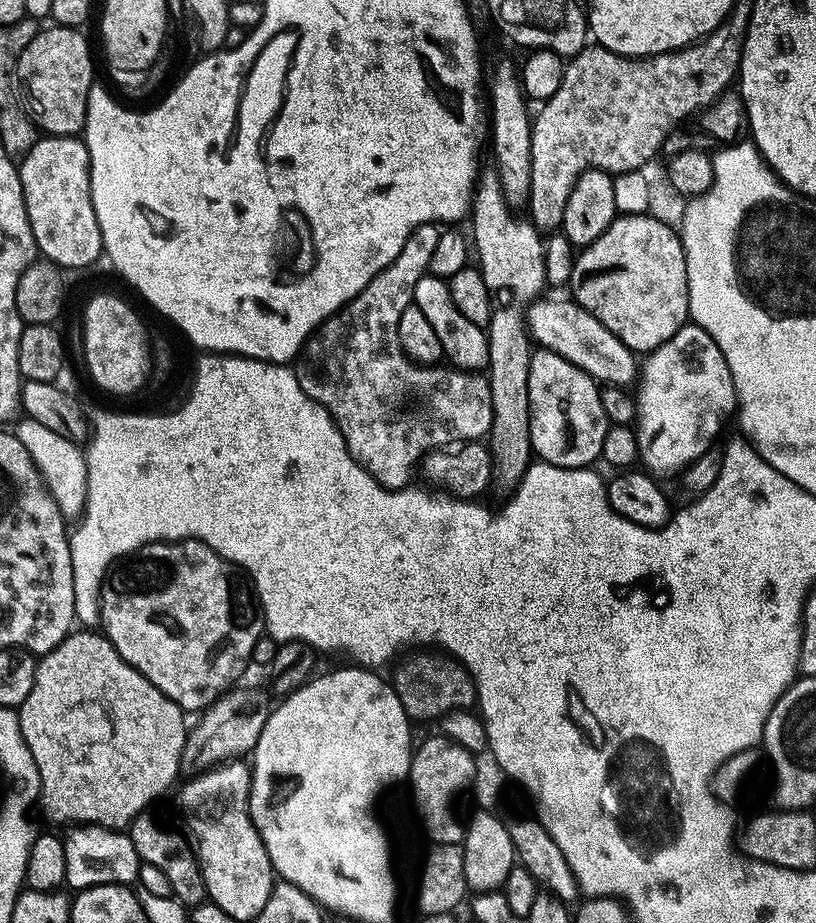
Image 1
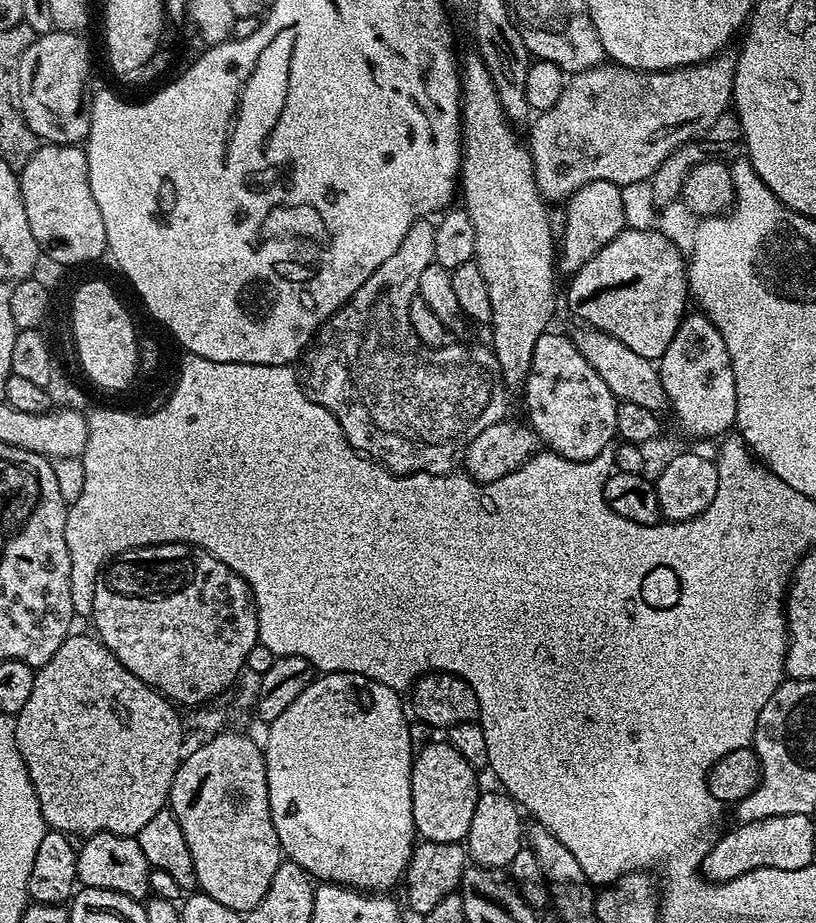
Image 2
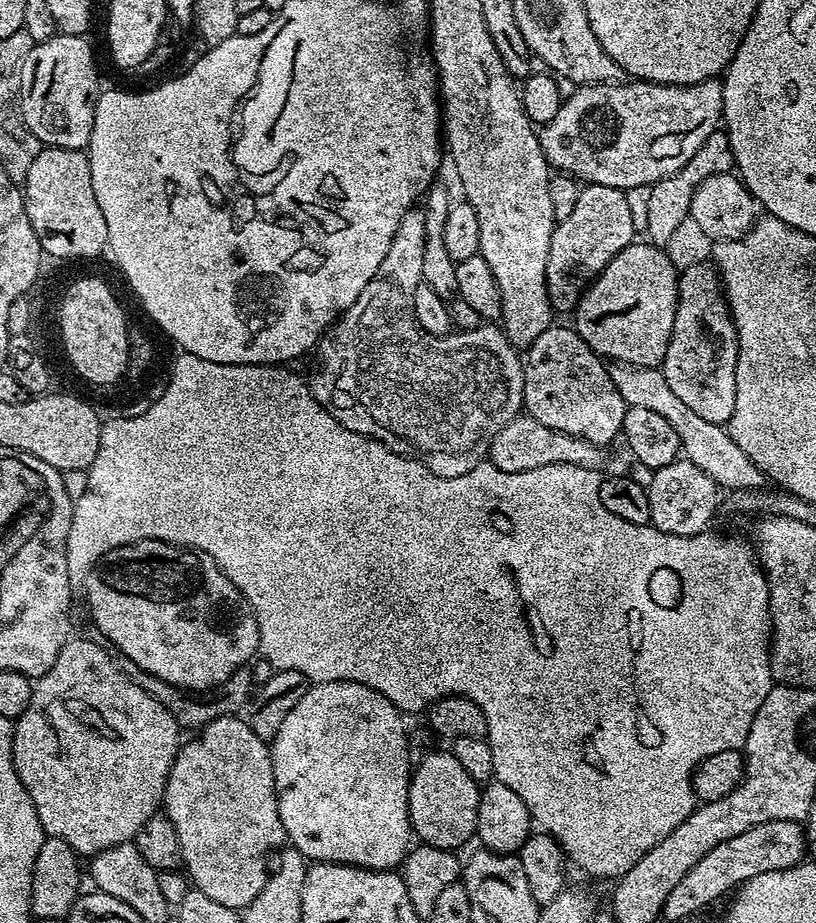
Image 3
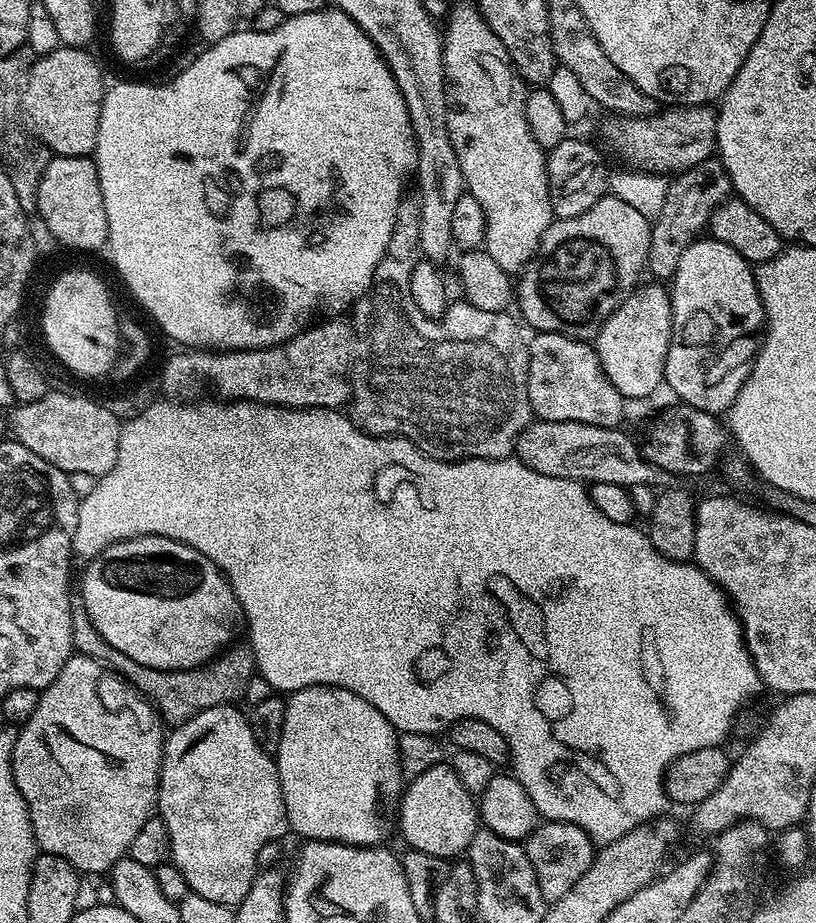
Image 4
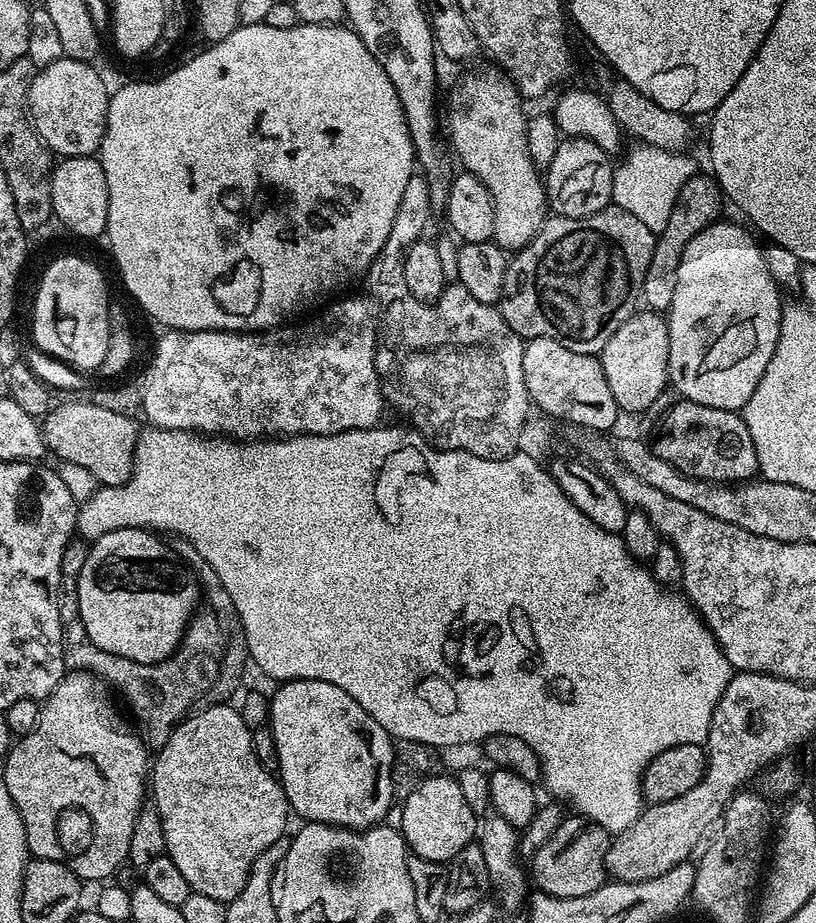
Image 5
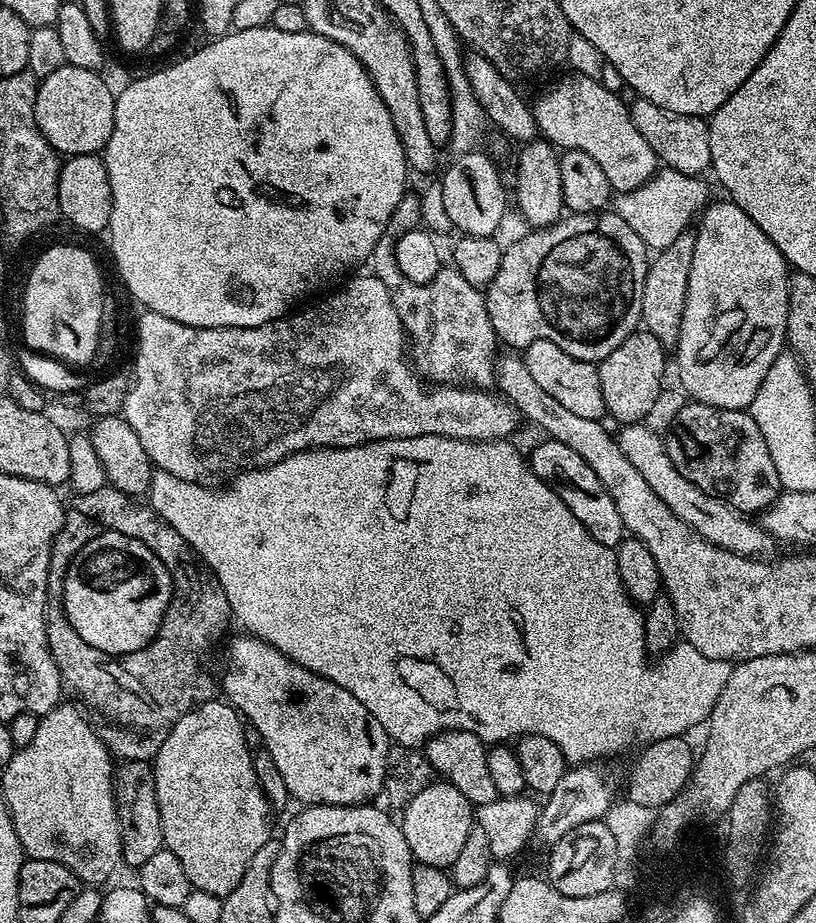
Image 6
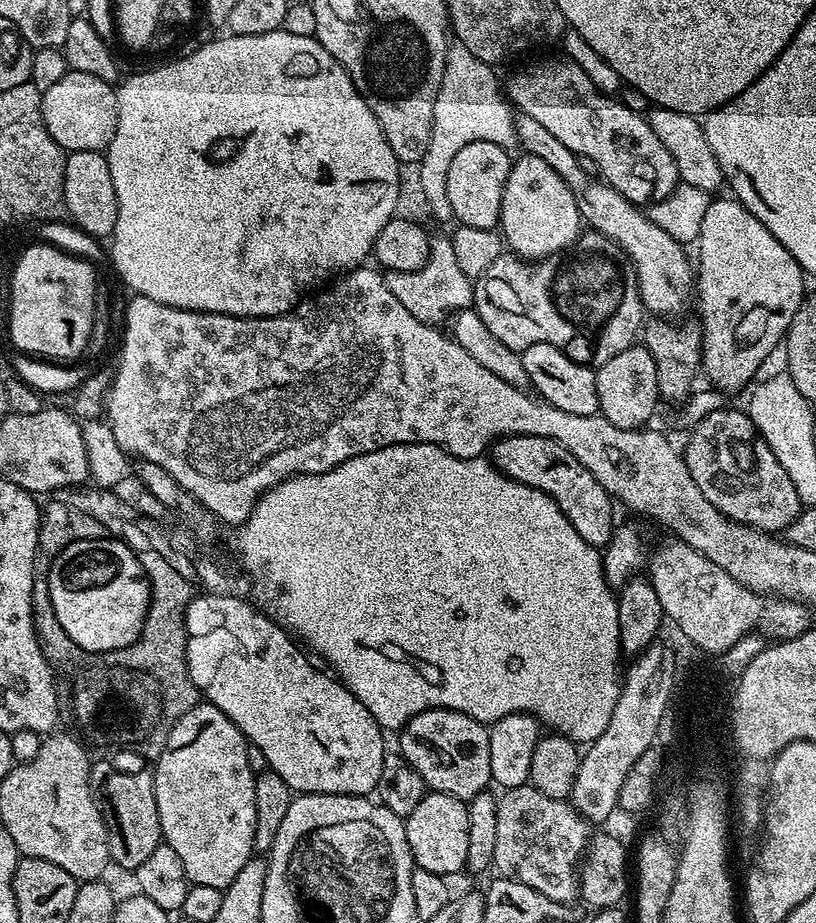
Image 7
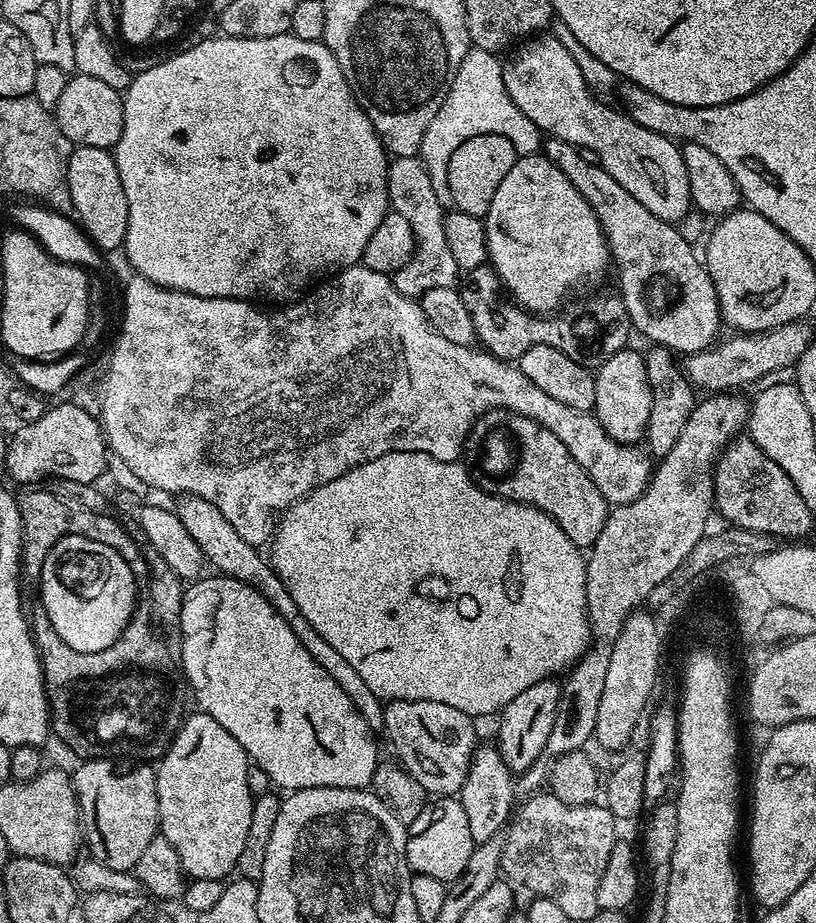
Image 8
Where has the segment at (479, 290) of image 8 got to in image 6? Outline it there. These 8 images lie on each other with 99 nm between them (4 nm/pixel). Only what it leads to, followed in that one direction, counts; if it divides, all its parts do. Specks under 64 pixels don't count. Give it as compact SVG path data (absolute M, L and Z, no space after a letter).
M600 210L595 214L587 215L568 214L546 228L528 230L521 240L516 240L512 245L504 248L502 266L498 266L498 274L494 274L494 278L484 292L484 305L496 331L497 341L501 345L509 344L512 347L509 349L523 350L530 346L530 342L549 340L554 342L554 346L562 346L562 350L566 350L566 354L570 354L570 358L578 358L582 362L599 365L600 361L605 360L610 354L614 354L614 350L618 350L618 346L622 346L622 342L626 342L630 333L641 327L642 294L649 263L650 249L642 242L642 238L638 238L638 234L634 234L632 227L628 223L622 222L622 218L612 210Z

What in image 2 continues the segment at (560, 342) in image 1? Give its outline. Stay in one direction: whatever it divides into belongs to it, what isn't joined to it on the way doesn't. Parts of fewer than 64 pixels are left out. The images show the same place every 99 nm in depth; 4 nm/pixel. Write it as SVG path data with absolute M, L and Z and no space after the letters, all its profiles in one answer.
M584 326L579 330L581 332L571 333L572 343L580 351L582 358L586 358L586 362L590 362L594 370L598 370L602 382L610 386L617 401L634 402L634 406L646 406L646 410L654 413L659 413L660 407L665 407L666 397L660 382L660 370L653 361L642 358L642 354L634 354L630 346L622 346L618 338L600 332L597 328Z

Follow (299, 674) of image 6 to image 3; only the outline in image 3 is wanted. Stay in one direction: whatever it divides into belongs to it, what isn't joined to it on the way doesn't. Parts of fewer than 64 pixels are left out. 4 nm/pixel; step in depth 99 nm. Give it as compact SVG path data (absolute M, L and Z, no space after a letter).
M335 680L334 682L326 682L325 684L312 684L308 689L308 693L300 702L287 714L282 721L282 726L279 727L277 736L270 741L270 751L272 753L272 769L274 770L274 782L276 783L276 801L278 802L278 814L282 818L282 826L284 827L284 835L287 843L291 847L299 850L305 858L312 862L321 864L350 864L353 868L366 868L370 872L387 872L395 869L397 865L403 861L404 857L410 851L410 843L408 844L408 836L410 837L410 821L408 818L408 782L412 779L414 771L413 765L409 764L407 756L406 727L404 728L405 717L402 715L399 708L395 708L391 702L382 694L378 694L374 690L370 690L366 686L362 686L358 682L350 682L349 680Z

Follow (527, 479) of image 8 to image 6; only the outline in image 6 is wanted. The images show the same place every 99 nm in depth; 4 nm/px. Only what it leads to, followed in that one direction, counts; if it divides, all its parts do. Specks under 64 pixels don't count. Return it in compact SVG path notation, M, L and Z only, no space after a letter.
M551 438L541 441L533 450L532 456L530 452L534 474L538 474L538 478L542 478L542 482L546 482L546 486L550 486L554 494L558 494L558 498L566 502L566 506L570 506L570 514L574 514L574 518L578 518L578 522L582 522L582 526L590 530L590 538L602 542L602 546L617 549L625 540L626 529L622 514L618 514L618 506L614 506L614 498L610 498L606 486L598 482L598 474L594 474L594 470L590 470L590 466L582 462L582 458L574 454L574 450L570 450L570 446Z

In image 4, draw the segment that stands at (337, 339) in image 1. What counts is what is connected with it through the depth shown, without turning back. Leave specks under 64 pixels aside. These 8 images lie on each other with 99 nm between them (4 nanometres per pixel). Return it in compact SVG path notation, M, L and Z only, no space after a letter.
M405 194L398 202L398 214L394 218L394 230L390 234L390 246L386 246L386 254L382 258L382 262L378 262L376 267L376 279L372 281L372 285L365 290L363 296L356 301L354 307L351 309L352 316L350 315L350 323L354 329L354 359L350 364L350 419L356 427L369 432L371 436L401 436L410 442L414 442L414 446L418 446L418 450L422 450L422 454L426 454L435 460L503 460L513 455L516 439L523 434L524 429L529 424L533 423L534 413L532 410L532 403L528 397L528 342L529 337L524 336L525 329L522 327L521 321L515 315L508 312L491 312L490 310L478 310L478 306L467 302L452 302L449 303L447 310L440 316L425 316L422 310L418 310L418 306L414 306L414 298L410 298L410 274L414 270L417 260L421 259L420 243L418 242L418 218L422 218L422 206L420 205L420 197L416 194Z

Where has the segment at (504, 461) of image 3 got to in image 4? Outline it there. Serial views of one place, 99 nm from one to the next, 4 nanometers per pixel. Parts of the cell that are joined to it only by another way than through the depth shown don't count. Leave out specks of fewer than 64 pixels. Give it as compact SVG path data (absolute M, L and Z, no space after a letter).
M537 419L516 439L515 455L530 470L550 478L579 480L585 486L598 482L614 482L614 486L630 489L644 483L655 490L664 490L673 483L671 472L662 470L646 460L639 443L619 427L603 428L586 422L554 422Z

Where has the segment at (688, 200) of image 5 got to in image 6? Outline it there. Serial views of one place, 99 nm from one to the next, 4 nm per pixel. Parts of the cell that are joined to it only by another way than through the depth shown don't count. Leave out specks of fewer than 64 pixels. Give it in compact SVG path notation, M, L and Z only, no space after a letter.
M685 234L676 238L674 242L670 242L670 246L659 249L651 257L646 274L640 318L643 327L650 334L654 334L654 338L658 338L658 342L662 342L668 350L675 349L678 342L690 282L690 262L694 262L695 241L695 235Z

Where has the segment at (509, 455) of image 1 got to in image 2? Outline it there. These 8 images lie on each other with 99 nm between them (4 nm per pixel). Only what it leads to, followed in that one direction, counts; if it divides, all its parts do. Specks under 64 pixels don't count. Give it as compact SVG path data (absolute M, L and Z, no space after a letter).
M478 54L463 57L460 73L460 91L462 103L460 118L462 121L462 163L459 179L462 181L463 207L470 222L474 222L476 255L474 262L486 278L492 307L492 341L490 347L496 357L502 357L499 365L499 379L504 379L503 387L523 389L530 374L530 362L534 358L534 346L538 338L549 331L552 311L556 308L556 284L552 279L558 276L558 252L547 226L549 209L536 185L536 171L532 168L532 154L527 147L520 145L516 137L517 130L505 116L490 70Z

